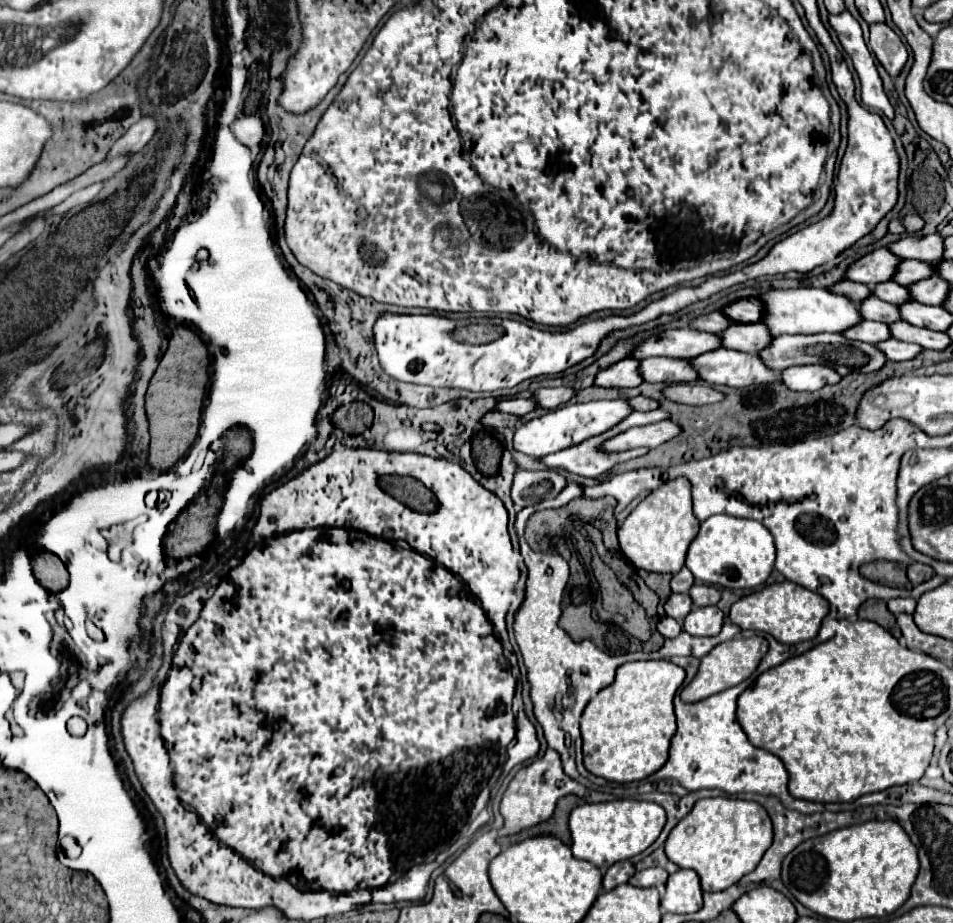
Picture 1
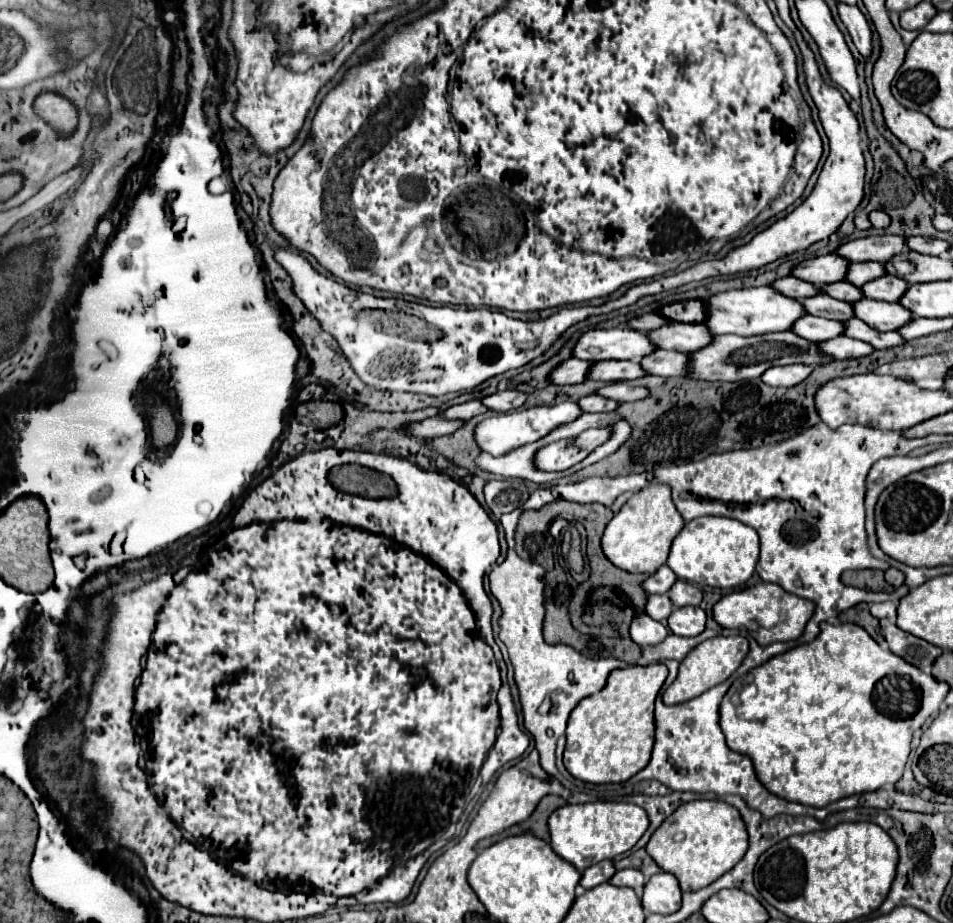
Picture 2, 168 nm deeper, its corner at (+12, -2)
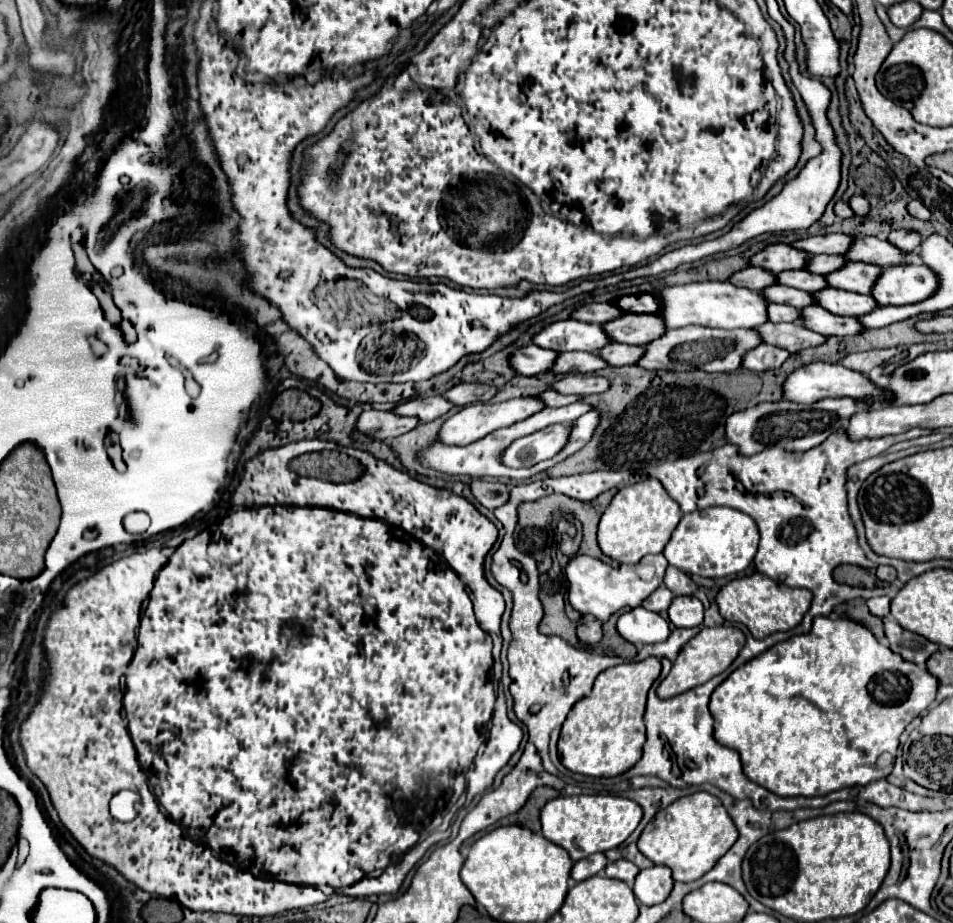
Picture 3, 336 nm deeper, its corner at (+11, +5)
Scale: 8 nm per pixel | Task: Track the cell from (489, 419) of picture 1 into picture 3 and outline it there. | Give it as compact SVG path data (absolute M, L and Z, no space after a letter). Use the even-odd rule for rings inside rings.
M364 409L356 421L356 429L360 433L378 441L398 437L400 433L406 433L416 425L418 421L414 417L400 417L390 411L374 411L374 409Z

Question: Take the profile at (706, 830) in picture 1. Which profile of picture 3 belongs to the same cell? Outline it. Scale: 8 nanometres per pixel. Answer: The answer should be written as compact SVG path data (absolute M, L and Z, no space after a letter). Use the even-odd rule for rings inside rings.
M700 791L682 797L680 801L674 801L666 809L660 809L654 819L644 827L638 839L638 849L654 865L670 867L674 881L696 881L704 873L708 873L712 865L716 865L718 857L722 857L726 849L734 845L736 837L736 827L732 825L728 813L724 813L720 801Z

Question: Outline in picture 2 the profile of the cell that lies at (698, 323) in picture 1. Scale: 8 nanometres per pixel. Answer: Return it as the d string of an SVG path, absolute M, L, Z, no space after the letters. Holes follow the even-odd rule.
M643 314L643 316L639 316L639 318L635 318L635 320L631 320L629 322L629 326L637 326L635 330L639 330L639 326L655 326L655 328L645 328L645 330L657 330L657 328L661 328L661 326L667 326L667 324L671 324L671 320L667 318L663 318L661 314Z

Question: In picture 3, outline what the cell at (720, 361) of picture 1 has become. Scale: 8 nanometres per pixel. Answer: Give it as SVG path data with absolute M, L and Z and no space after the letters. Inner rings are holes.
M610 343L610 345L604 345L602 349L598 349L598 355L612 367L636 365L636 357L640 357L640 347Z

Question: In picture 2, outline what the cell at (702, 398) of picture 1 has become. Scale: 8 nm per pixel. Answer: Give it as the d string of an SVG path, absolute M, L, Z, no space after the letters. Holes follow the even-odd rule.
M619 382L619 384L609 384L601 390L597 390L597 394L613 398L617 402L633 402L633 400L645 400L649 398L649 390L647 388L639 388L633 386L629 382Z

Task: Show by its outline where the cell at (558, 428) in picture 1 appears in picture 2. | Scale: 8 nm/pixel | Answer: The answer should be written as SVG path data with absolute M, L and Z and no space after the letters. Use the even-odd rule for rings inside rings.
M561 402L555 406L535 406L535 408L521 408L515 412L505 412L505 414L497 414L491 416L487 420L483 420L477 430L475 430L475 440L479 444L479 448L483 452L489 452L493 456L505 456L525 444L531 444L535 440L541 440L543 436L547 436L549 432L553 432L555 428L569 424L573 420L577 420L579 416L583 416L583 410L577 402Z

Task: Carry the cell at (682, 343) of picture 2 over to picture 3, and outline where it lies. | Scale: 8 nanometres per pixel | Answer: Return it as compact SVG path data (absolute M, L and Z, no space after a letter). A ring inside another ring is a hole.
M634 313L620 315L602 325L604 333L608 333L612 341L630 343L630 345L644 345L660 337L660 333L664 333L666 329L658 315L634 315Z

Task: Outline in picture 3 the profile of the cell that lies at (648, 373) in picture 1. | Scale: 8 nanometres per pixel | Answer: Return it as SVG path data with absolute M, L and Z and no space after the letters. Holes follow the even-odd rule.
M558 353L552 373L594 373L598 369L606 367L606 361L596 357L596 353Z

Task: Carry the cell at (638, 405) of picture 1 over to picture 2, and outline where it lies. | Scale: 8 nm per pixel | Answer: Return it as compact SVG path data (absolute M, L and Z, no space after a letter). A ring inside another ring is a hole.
M591 394L591 396L581 398L579 406L585 412L611 412L611 410L619 408L619 402L611 400L611 398L605 398L605 396L599 396L599 394Z

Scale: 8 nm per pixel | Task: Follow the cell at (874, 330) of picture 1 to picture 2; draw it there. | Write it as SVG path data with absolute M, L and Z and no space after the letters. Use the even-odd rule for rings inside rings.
M803 316L799 324L795 324L795 334L805 336L807 340L815 342L825 342L837 336L845 336L845 324L837 320L827 320L827 318L817 318L817 316Z

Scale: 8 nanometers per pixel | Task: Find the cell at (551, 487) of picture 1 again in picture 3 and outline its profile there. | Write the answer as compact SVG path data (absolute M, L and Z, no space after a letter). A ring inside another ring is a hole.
M472 481L470 491L476 497L476 501L486 509L496 509L508 499L508 485L502 485L498 481Z

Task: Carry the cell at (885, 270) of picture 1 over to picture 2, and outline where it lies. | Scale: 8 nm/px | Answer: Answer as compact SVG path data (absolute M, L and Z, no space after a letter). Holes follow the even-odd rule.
M827 254L827 256L819 256L813 260L805 260L801 262L795 270L793 276L805 280L805 282L813 282L813 284L833 284L833 282L843 282L849 270L849 260L839 256L839 254Z

